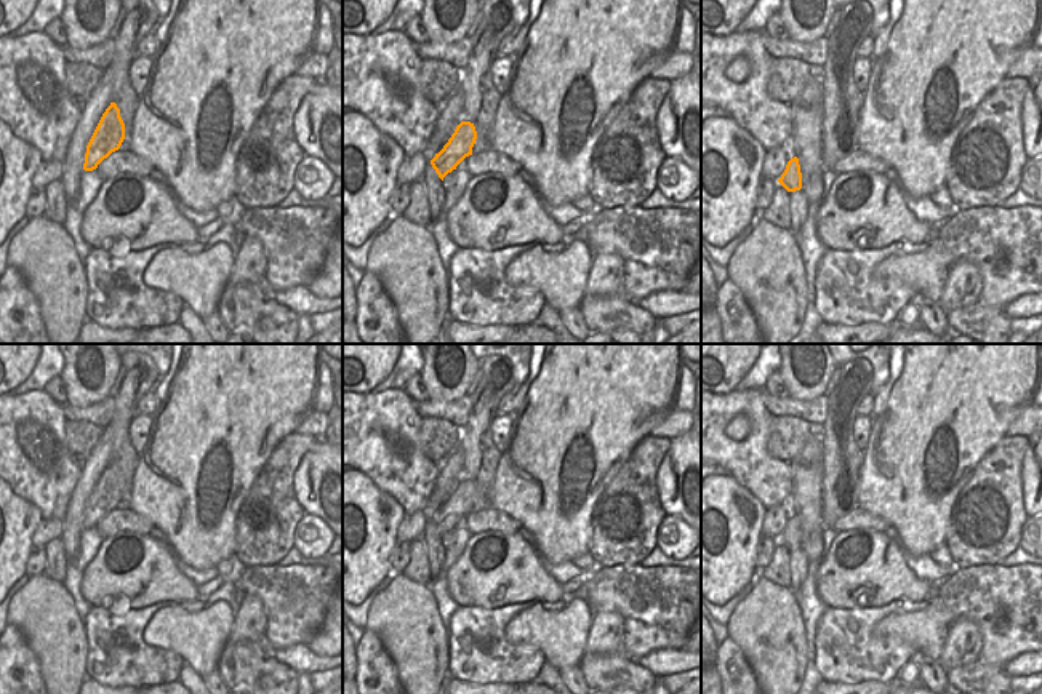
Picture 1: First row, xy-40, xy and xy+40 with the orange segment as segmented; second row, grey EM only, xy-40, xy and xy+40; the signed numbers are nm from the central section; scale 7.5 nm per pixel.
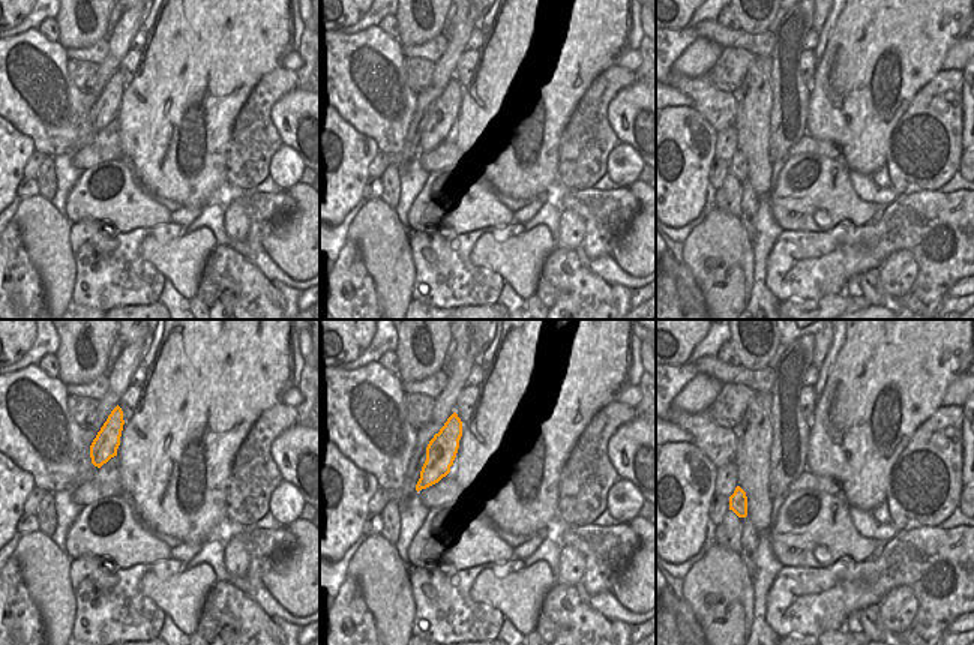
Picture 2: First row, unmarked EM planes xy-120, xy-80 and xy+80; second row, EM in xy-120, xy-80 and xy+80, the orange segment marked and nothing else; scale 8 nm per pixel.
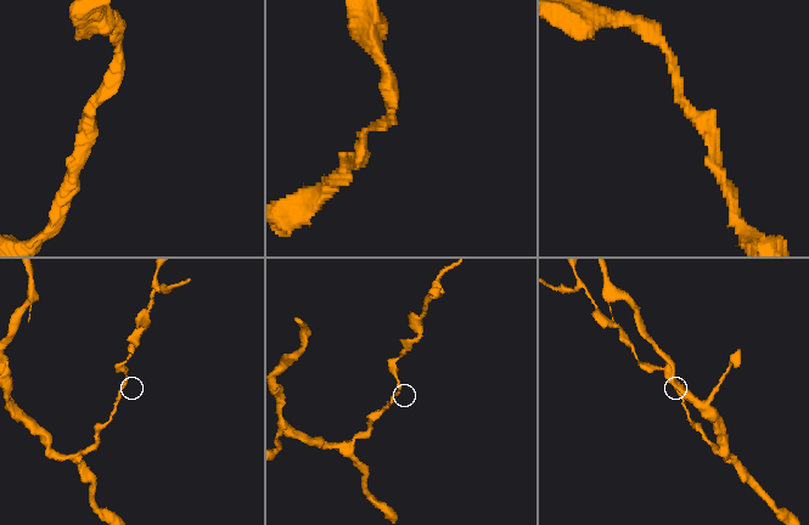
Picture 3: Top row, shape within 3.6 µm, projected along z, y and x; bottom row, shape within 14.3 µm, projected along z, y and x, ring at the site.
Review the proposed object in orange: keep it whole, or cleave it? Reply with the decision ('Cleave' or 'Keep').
Keep

